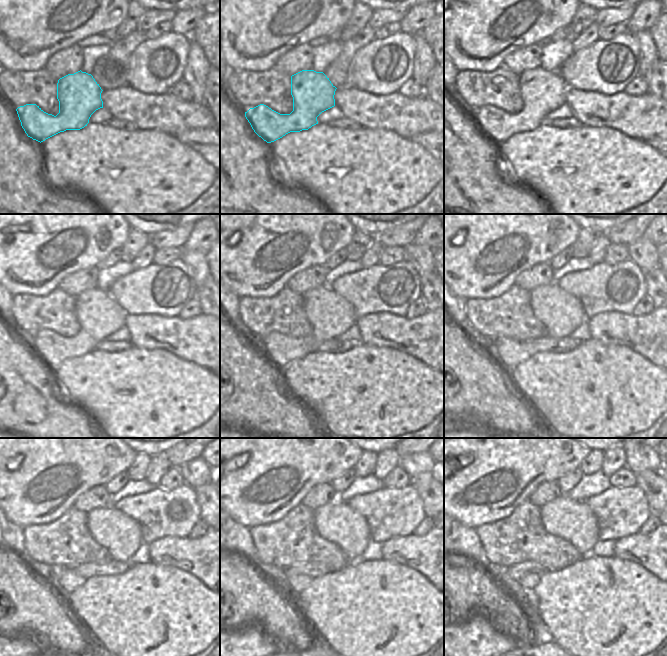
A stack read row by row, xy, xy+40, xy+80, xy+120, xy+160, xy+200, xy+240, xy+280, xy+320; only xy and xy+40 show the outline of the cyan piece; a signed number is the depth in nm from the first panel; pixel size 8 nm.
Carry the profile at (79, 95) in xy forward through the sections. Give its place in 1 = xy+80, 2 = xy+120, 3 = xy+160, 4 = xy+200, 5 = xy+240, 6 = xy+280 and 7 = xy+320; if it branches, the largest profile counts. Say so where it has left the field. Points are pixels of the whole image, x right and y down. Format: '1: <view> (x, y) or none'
1: xy+80 (542, 91)
2: xy+120 (98, 315)
3: xy+160 (329, 314)
4: xy+200 (561, 313)
5: xy+240 (112, 529)
6: xy+280 (336, 522)
7: xy+320 (572, 520)

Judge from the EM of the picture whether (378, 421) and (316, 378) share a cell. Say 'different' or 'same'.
same

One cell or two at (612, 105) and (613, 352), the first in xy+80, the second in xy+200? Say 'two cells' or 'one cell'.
two cells

